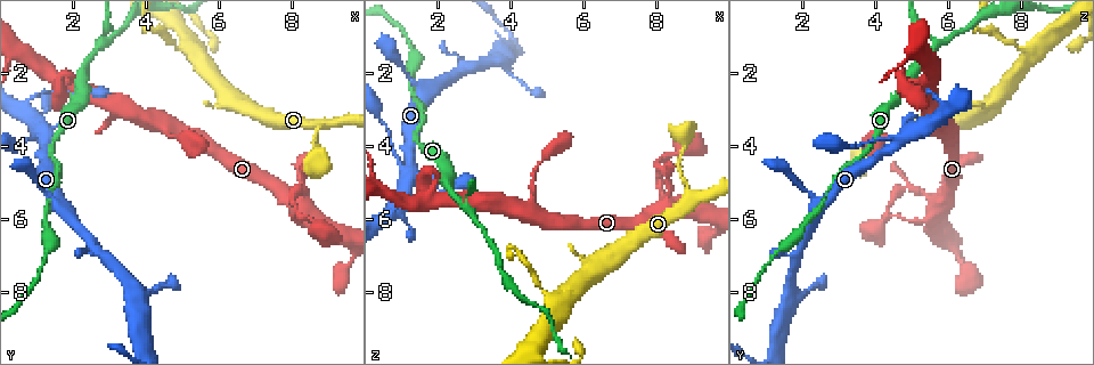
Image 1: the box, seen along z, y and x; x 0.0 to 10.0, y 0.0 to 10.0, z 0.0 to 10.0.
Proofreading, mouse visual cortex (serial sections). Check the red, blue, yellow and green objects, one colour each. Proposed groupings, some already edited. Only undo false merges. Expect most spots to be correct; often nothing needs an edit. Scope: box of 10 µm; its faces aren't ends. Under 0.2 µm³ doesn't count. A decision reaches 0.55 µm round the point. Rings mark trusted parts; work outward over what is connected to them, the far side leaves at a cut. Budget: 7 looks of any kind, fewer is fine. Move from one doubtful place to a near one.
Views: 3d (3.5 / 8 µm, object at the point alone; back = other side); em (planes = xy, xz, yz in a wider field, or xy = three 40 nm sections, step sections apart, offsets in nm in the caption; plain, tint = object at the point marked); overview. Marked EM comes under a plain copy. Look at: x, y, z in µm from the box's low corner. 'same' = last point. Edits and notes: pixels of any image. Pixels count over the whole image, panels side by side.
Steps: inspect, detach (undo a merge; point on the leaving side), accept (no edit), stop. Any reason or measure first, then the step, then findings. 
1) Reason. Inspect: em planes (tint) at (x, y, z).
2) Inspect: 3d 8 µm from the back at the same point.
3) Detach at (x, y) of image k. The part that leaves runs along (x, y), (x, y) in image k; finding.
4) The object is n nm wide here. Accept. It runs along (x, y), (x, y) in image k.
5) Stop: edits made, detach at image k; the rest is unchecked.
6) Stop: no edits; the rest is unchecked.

Inspect: 3d 8 µm at (8.85, 3.40, 5.05).

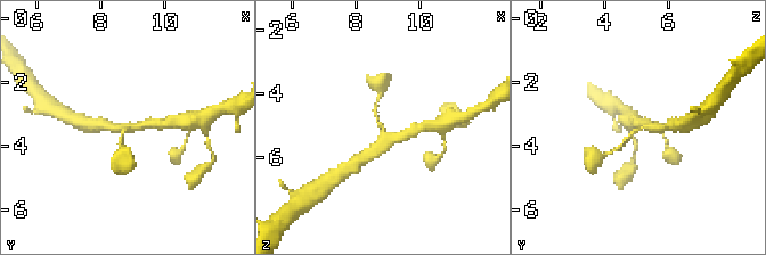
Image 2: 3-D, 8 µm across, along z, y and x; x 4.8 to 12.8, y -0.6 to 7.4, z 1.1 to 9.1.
Now the EM. Inspect: em planes (tint) at the same point.

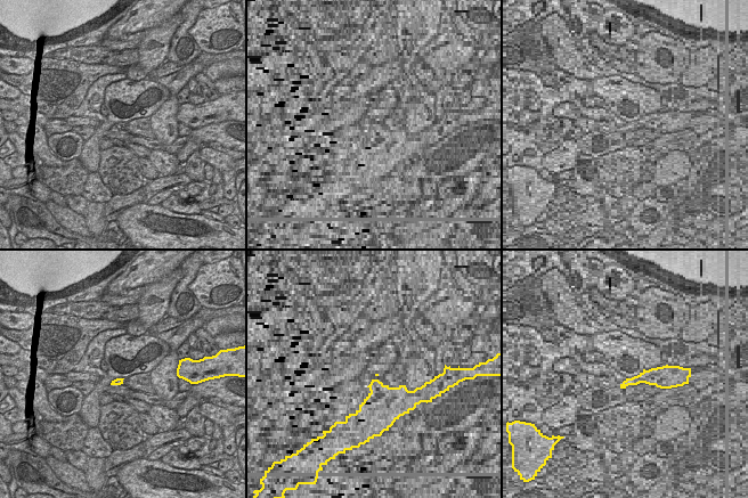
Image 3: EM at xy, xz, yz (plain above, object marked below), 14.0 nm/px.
The arms are 150, 300, 300 nm wide. Accept. It runs along (665, 128), (638, 128), (617, 149) in image 2; all the same cell.

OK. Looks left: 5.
Sharp bend. Inspect: 3d 3.5 µm at (8.05, 5.95, 4.60).

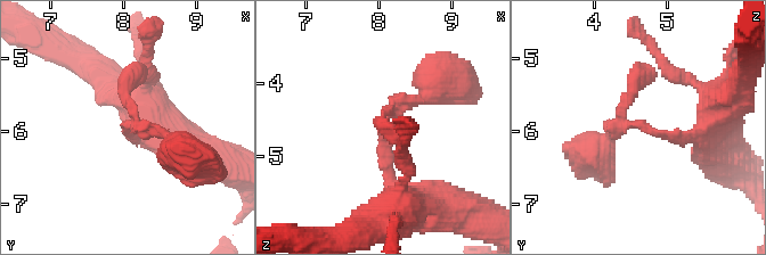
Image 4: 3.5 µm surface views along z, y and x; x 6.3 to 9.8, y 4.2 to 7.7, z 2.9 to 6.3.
The arms are 150, 150 nm wide. Inspect: em planes (tint) at (8.00, 5.95, 4.65).

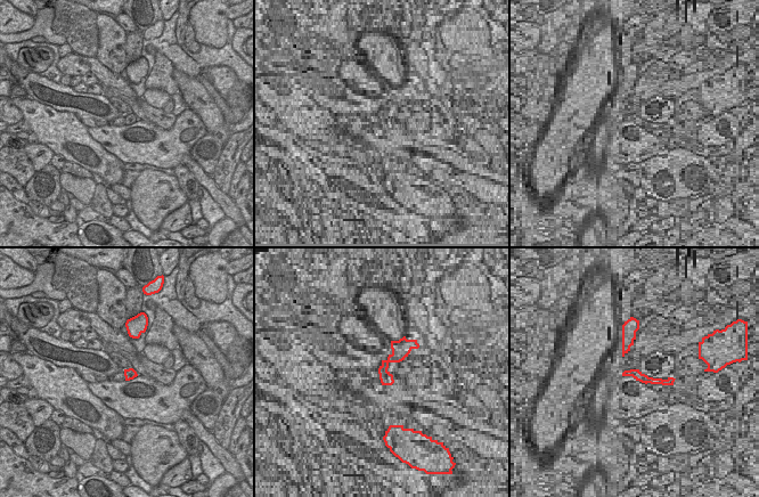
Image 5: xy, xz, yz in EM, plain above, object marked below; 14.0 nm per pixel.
Accept. It runs along (396, 192), (382, 120), (434, 88) in image 4; one cell here.

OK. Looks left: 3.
A narrow waist. Inspect: 3d 3.5 µm at (2.80, 1.20, 5.70).

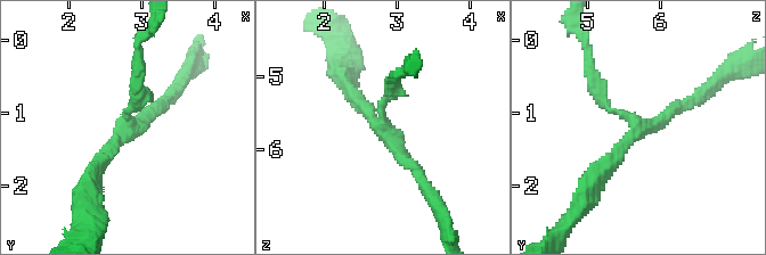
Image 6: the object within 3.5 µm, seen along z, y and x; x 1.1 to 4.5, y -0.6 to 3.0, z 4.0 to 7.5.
Inspect: em xy step 1 (tint) at (2.80, 1.15, 5.75).

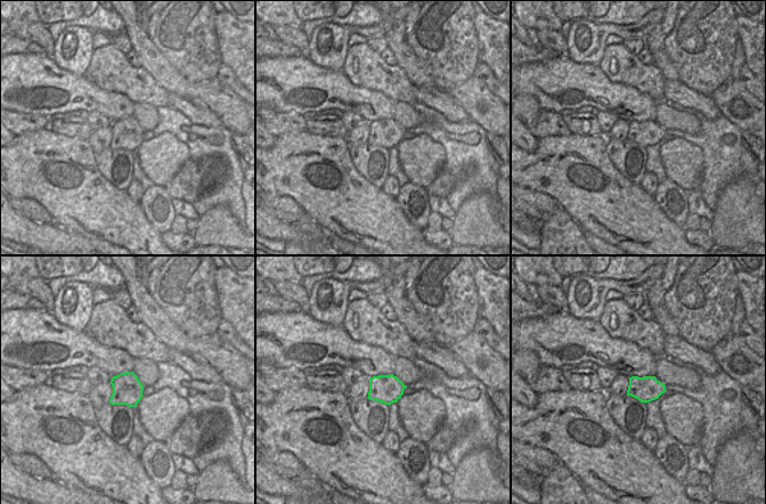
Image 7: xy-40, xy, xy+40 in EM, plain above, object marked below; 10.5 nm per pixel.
The object is 320 nm wide here. Accept. It runs along (594, 178), (641, 125), (697, 97) in image 6; all the same cell.

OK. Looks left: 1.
Stop: no edits; the rest is unchecked.

